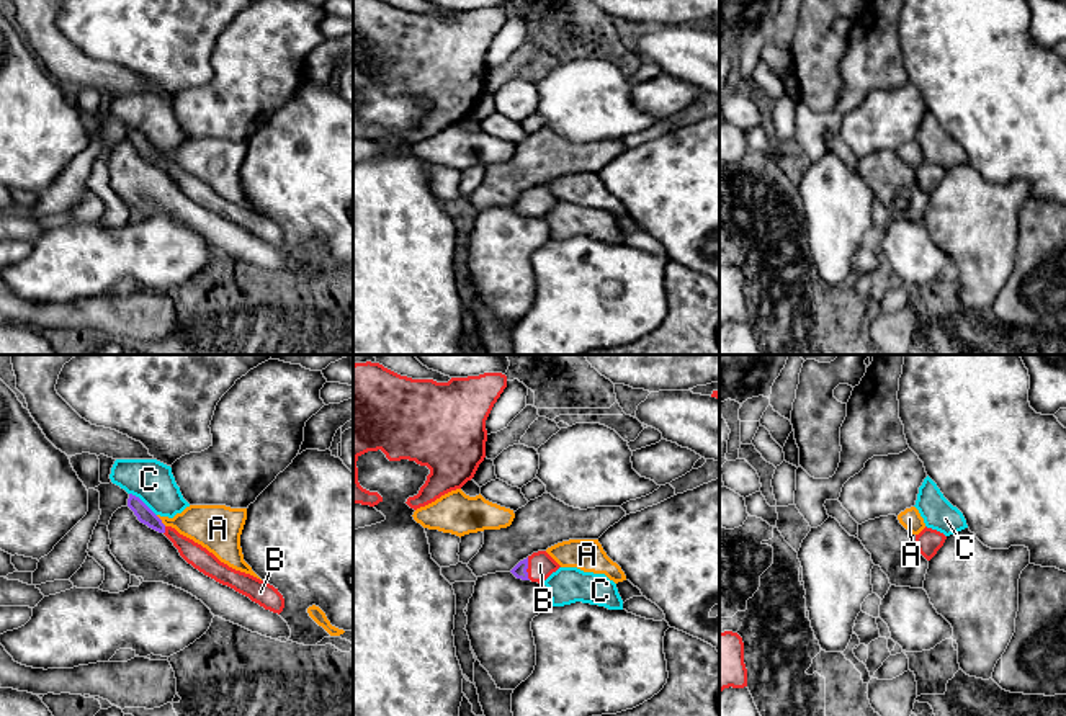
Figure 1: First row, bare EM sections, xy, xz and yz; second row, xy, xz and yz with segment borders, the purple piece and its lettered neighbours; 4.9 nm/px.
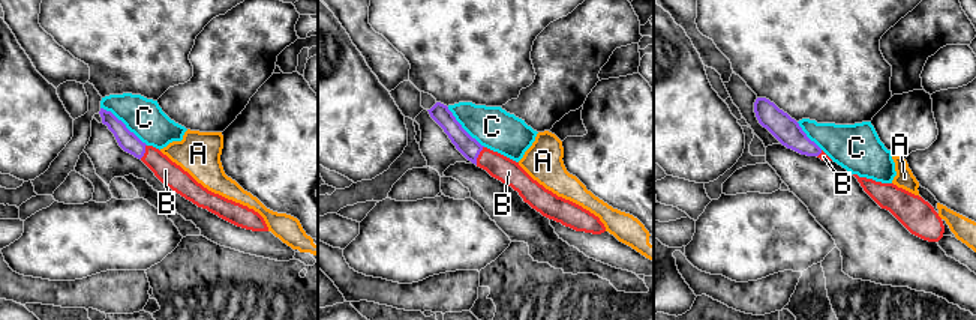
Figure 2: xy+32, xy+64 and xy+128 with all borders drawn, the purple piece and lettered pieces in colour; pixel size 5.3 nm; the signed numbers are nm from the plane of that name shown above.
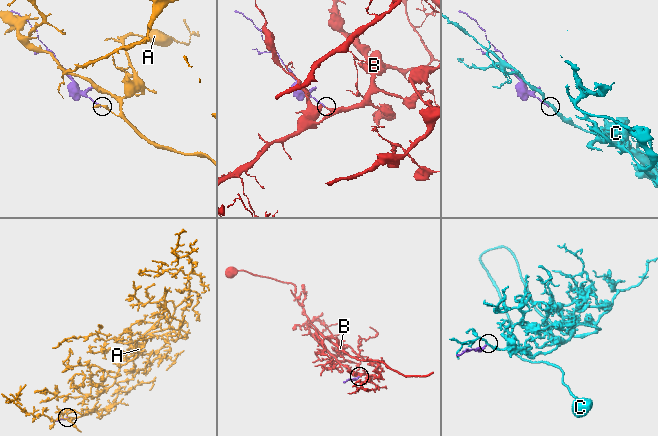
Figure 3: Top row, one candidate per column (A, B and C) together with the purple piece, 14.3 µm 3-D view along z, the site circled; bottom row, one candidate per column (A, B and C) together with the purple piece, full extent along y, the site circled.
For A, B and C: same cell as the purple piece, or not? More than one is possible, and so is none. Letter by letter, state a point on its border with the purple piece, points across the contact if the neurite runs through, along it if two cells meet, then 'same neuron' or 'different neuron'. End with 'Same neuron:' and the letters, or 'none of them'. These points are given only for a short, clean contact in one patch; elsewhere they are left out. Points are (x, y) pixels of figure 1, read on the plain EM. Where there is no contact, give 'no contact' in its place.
A: meets purple in xy at (161, 154); different neuron
B: meets purple in xz at (527, 201); runs through xz (519, 205), (527, 201), (540, 198); same neuron
C: meets purple in xy at (143, 136); border along xy (129, 126), (156, 149); different neuron
Same neuron: B

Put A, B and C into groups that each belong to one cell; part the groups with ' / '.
A / B / C

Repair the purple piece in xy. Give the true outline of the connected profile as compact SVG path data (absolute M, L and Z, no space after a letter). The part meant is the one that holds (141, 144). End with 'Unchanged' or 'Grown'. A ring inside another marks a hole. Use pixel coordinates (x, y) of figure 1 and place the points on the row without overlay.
M129 128L128 141L134 145L141 157L159 167L163 167L178 183L180 190L195 203L214 213L216 216L249 230L265 244L278 248L283 245L284 232L278 222L250 208L229 201L201 178L180 168L175 162L165 160L162 154L139 131Z. Grown

